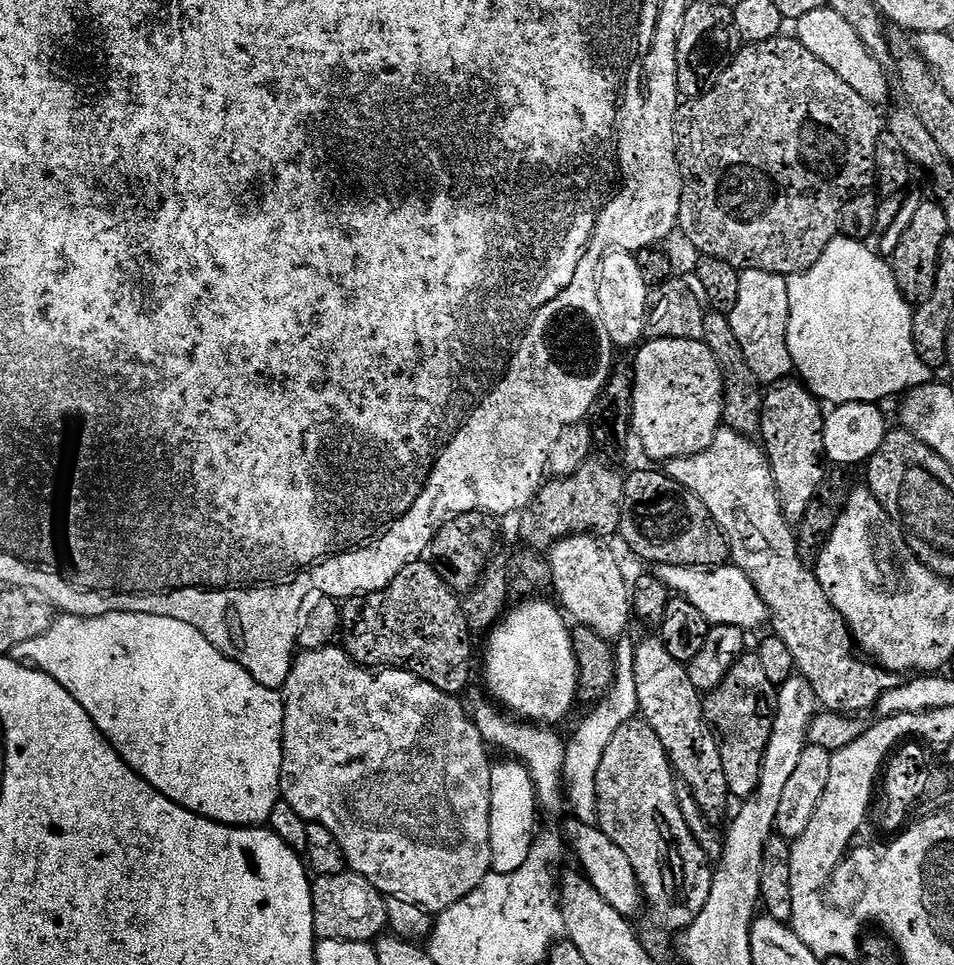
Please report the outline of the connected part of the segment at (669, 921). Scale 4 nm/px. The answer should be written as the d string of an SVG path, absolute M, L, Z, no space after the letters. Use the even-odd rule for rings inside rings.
M640 718L622 725L606 747L601 766L598 767L598 827L612 839L614 846L619 846L626 858L630 858L638 874L643 903L647 911L648 908L652 911L653 926L661 928L664 932L680 934L695 922L698 914L706 906L706 898L710 898L712 889L714 868L702 846L698 846L690 826L686 824L686 818L682 816L676 797L677 787L678 780L672 771L672 764L652 727Z

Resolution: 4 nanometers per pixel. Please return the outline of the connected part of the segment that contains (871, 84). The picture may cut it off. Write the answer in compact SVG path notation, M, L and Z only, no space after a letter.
M827 6L810 10L810 14L795 21L794 28L795 39L800 40L802 46L810 50L810 54L822 58L822 62L826 62L826 66L830 66L830 70L834 70L834 74L838 74L838 78L842 78L842 82L850 86L850 90L858 90L858 94L862 94L866 102L877 106L883 106L887 102L888 80L884 77L887 76L886 69L873 58L870 50L866 50L862 38L858 38L858 30L854 30L854 26L850 26L850 22L842 18L842 14Z

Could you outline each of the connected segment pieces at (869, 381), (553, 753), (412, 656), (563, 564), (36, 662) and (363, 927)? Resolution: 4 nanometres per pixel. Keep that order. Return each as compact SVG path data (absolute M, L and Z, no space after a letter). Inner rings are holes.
M837 235L836 239L826 246L822 258L814 262L804 272L798 272L794 276L787 277L788 293L790 294L790 318L788 319L788 349L792 359L792 367L798 373L799 379L807 384L808 389L817 400L828 406L837 404L849 404L850 402L866 402L867 404L880 404L891 396L899 397L913 388L921 388L923 384L933 383L934 370L918 358L918 350L914 350L914 338L912 337L912 313L913 305L909 304L900 293L900 287L896 281L896 274L892 271L892 265L885 257L868 249L867 243L851 240L850 237Z
M487 703L478 705L476 709L473 707L470 712L485 744L497 744L504 754L519 760L527 768L529 777L536 783L536 795L541 805L558 803L562 800L562 770L567 752L565 737L560 737L551 727L525 722L501 710L495 703Z
M421 558L413 560L411 564L405 566L399 574L394 578L394 582L390 582L381 590L381 592L370 592L363 597L364 605L360 608L360 621L356 624L356 608L355 603L348 602L342 608L342 628L345 633L352 632L348 637L345 635L342 640L342 647L345 652L351 656L355 664L362 664L365 668L402 668L405 672L412 672L415 676L420 676L426 682L430 682L434 686L438 686L438 690L460 694L460 691L468 684L468 679L472 676L472 640L473 633L468 630L468 619L464 613L464 606L461 597L453 592L450 586L446 586L446 582L442 582L442 578L438 574L438 570L434 570L434 566L427 559Z
M592 534L568 536L551 547L547 558L552 567L555 599L576 624L590 626L594 634L609 642L617 641L629 631L628 623L634 620L632 590L626 588L625 579L603 539Z
M114 610L105 616L64 614L46 634L14 646L10 656L54 678L90 714L117 754L170 802L234 828L267 825L274 806L281 803L284 697L277 689L254 682L243 666L210 646L206 634L194 626L155 616L150 610Z
M346 871L333 876L317 876L312 880L314 930L320 940L342 942L375 941L388 928L387 899L365 876Z

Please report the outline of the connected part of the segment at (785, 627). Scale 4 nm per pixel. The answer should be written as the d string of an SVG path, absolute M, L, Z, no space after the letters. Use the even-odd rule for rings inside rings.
M721 427L714 442L710 442L706 450L693 456L667 461L666 471L670 478L674 478L674 482L686 486L686 490L696 495L702 506L710 510L714 522L718 522L718 526L724 531L731 563L742 569L750 582L754 582L754 590L768 607L771 631L782 638L790 654L794 654L797 673L804 676L806 682L810 682L817 701L829 713L862 714L860 712L867 708L875 709L880 696L893 687L893 673L885 672L883 668L858 654L847 622L842 614L838 614L838 610L834 610L830 598L826 598L826 590L822 590L815 571L802 562L796 545L796 533L793 525L782 514L774 474L763 447L753 437Z

